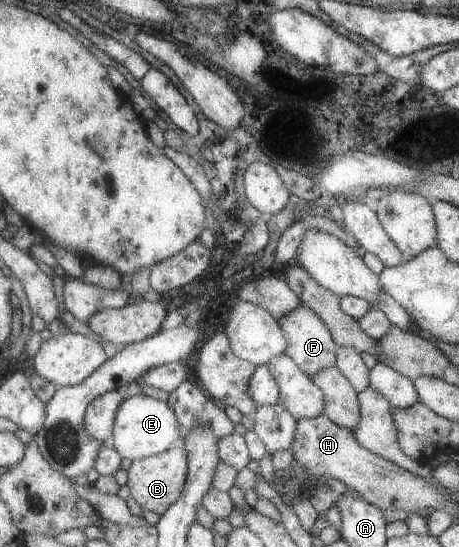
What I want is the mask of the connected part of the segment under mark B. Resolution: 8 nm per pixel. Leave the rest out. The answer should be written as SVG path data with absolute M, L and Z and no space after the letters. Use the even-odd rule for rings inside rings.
M181 444L166 452L138 459L129 468L128 487L132 497L145 511L154 511L165 515L170 507L181 498L189 480L189 452Z

